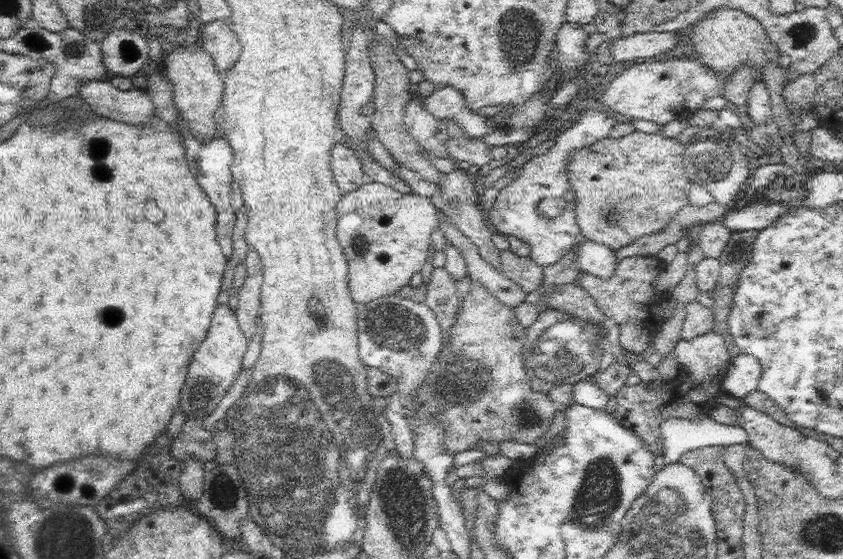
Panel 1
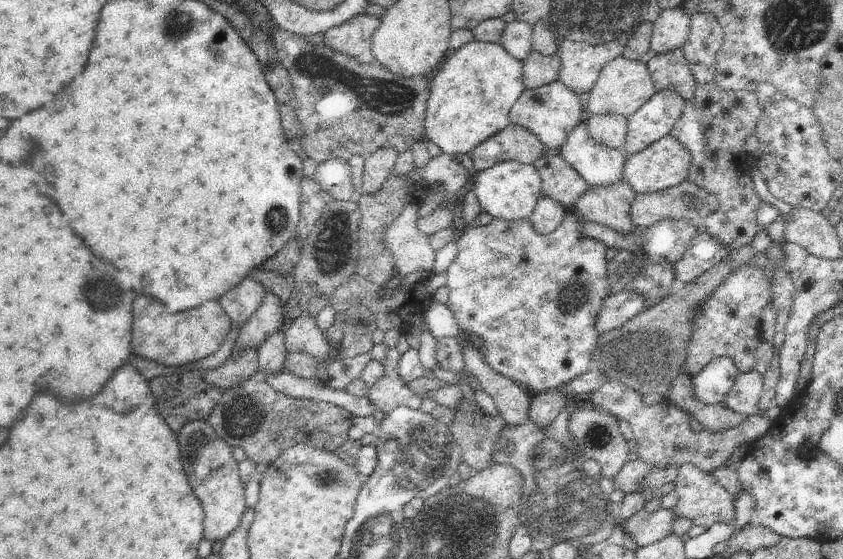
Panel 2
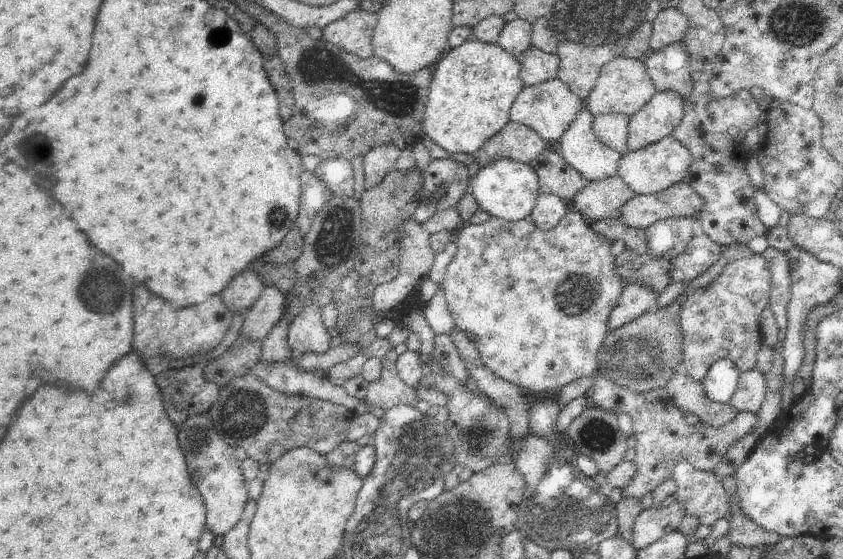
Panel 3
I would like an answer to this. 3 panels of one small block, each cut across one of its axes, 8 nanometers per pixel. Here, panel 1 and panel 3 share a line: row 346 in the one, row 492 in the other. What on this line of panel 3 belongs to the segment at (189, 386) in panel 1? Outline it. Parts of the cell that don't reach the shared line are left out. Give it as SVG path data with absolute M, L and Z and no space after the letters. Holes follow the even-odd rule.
M209 415L190 417L178 428L180 448L188 462L191 481L202 495L205 507L205 530L224 536L238 524L246 503L248 486L241 469L241 461L234 454L235 447L226 444L214 428Z

